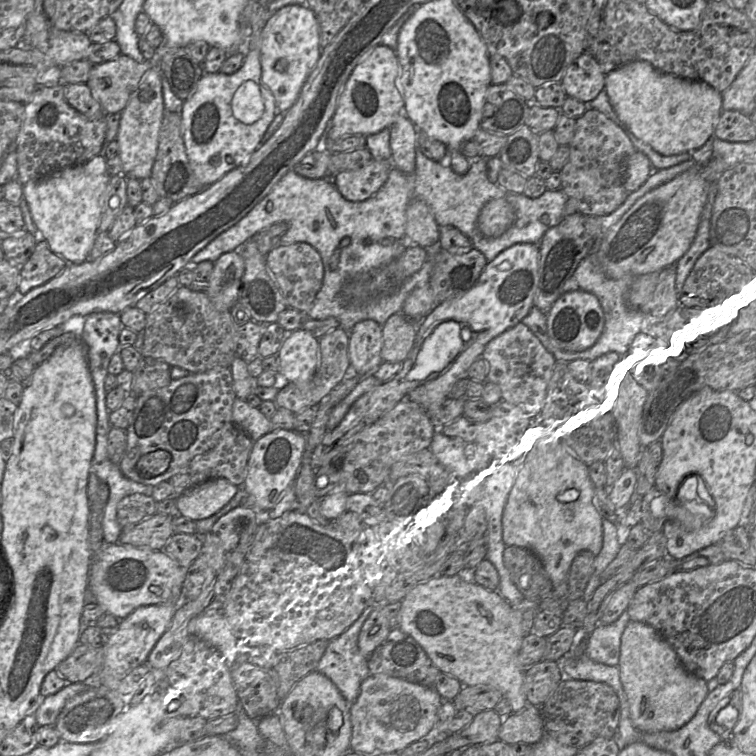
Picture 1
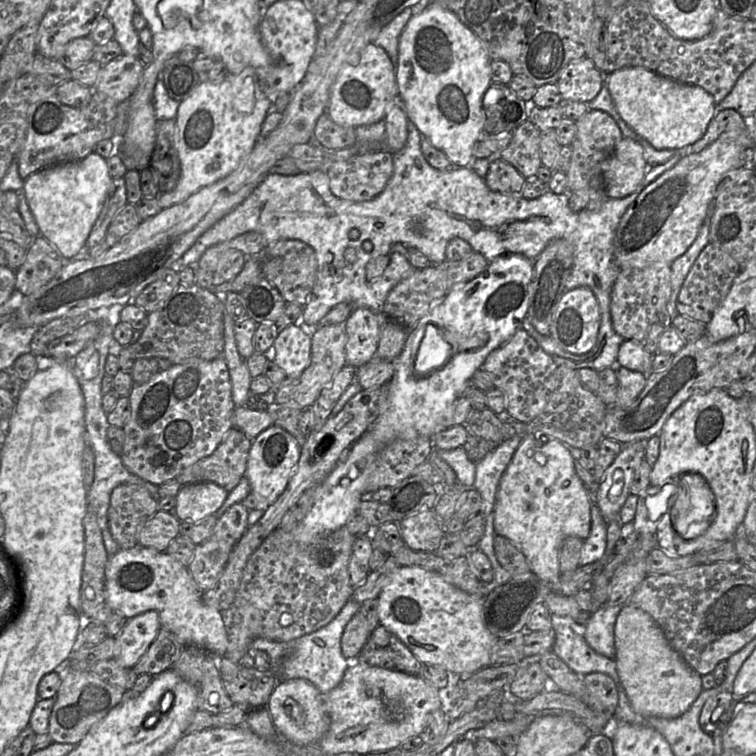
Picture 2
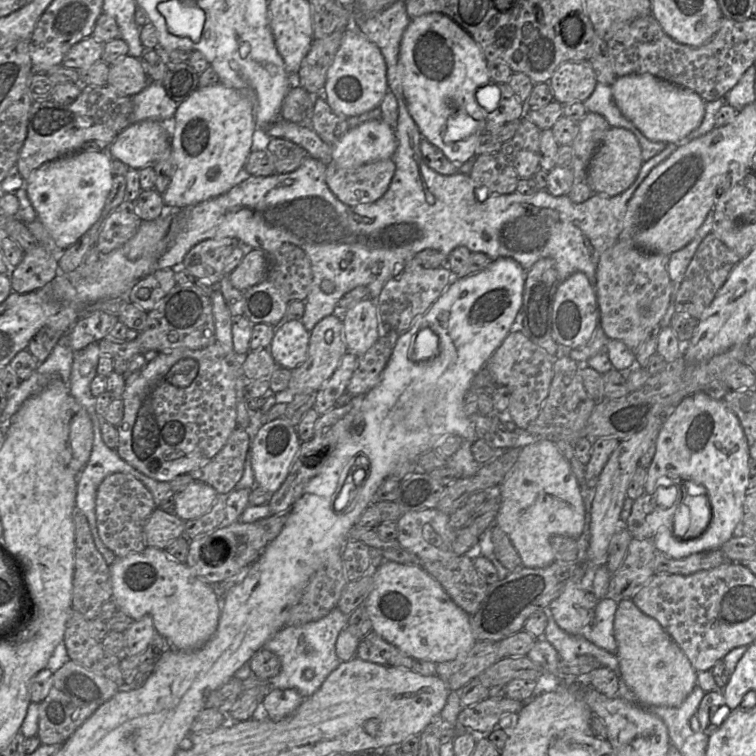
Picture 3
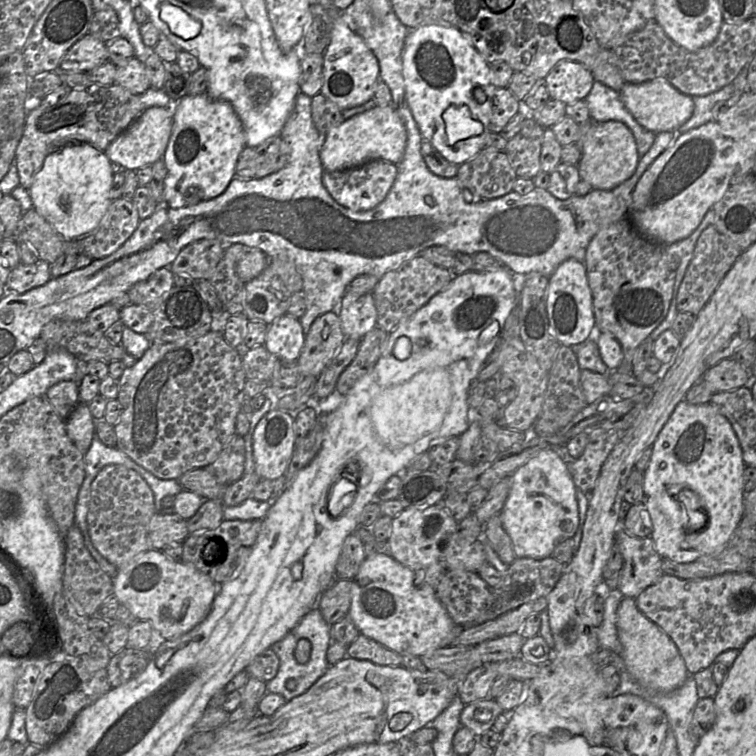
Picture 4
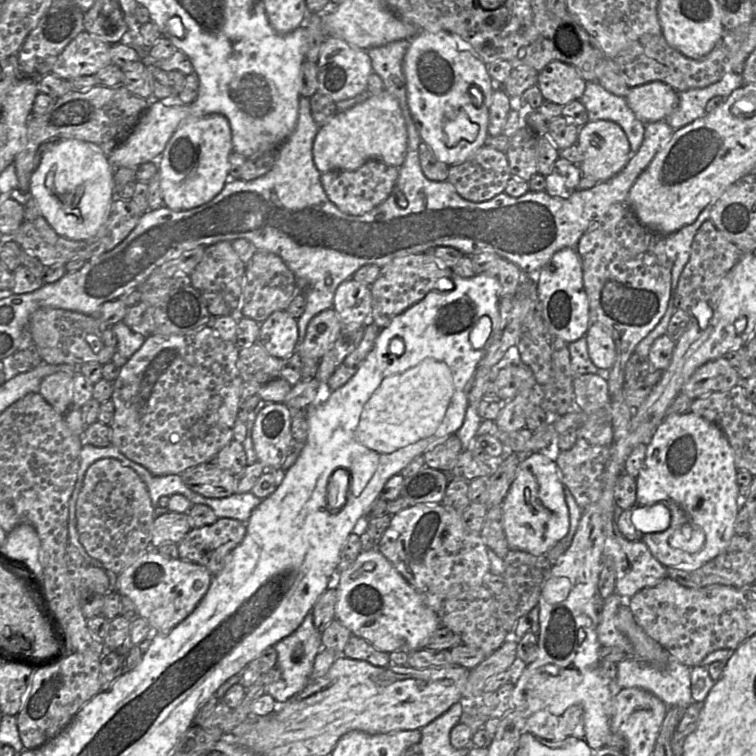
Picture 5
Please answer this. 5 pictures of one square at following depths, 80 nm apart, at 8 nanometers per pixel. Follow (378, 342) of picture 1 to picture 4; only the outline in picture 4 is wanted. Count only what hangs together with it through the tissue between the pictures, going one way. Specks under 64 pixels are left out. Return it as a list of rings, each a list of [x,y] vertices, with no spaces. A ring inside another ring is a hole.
[[[346,291],[341,299],[339,319],[346,338],[361,340],[377,326],[377,310],[372,293]]]

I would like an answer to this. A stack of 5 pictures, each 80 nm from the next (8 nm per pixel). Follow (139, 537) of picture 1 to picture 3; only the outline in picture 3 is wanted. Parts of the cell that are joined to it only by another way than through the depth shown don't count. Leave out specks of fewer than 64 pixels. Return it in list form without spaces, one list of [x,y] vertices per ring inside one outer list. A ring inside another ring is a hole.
[[[156,508],[144,526],[147,547],[165,550],[174,540],[184,536],[185,521],[176,514]]]

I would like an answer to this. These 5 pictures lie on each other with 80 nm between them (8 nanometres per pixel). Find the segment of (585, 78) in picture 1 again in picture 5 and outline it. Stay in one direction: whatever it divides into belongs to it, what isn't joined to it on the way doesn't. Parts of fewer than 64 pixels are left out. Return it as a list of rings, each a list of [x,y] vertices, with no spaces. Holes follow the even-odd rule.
[[[554,60],[538,72],[536,85],[544,100],[564,106],[581,98],[586,81],[575,67]]]

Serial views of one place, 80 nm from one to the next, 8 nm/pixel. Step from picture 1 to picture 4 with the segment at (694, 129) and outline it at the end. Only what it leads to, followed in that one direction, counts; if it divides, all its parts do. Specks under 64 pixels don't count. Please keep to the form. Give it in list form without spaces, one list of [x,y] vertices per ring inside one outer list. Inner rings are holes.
[[[655,78],[642,83],[624,83],[619,91],[625,108],[635,120],[653,133],[678,130],[692,115],[692,97],[679,92],[664,79]]]

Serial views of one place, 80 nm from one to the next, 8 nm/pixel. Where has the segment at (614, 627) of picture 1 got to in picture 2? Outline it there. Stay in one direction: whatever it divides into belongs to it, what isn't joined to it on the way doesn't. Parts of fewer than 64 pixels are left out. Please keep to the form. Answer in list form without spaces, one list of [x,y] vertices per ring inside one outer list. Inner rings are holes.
[[[604,604],[586,622],[585,640],[597,653],[615,659],[614,629],[623,605]]]

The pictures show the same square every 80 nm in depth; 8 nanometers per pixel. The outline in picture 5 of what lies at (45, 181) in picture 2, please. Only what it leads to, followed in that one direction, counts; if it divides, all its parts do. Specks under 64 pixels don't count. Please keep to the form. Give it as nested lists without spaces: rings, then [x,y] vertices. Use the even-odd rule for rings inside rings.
[[[61,139],[41,153],[30,179],[29,193],[52,228],[70,240],[95,236],[107,221],[114,201],[114,180],[108,156],[94,143]]]

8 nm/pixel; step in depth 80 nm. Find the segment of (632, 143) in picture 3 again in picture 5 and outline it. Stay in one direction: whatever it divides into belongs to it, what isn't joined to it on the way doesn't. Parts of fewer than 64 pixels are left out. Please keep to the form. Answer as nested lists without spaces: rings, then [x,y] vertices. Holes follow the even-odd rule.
[[[588,121],[579,128],[577,145],[582,154],[582,176],[597,182],[618,174],[633,156],[623,129],[612,121]]]

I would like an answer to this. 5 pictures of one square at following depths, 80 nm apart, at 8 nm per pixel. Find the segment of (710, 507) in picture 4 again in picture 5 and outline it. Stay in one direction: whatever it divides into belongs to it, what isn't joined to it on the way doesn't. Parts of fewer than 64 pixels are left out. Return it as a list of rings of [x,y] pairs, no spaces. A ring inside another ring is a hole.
[[[690,411],[666,416],[647,445],[646,458],[636,478],[635,505],[646,507],[648,502],[662,498],[669,503],[675,513],[675,517],[669,516],[667,529],[643,533],[641,539],[663,566],[697,569],[726,549],[734,534],[741,507],[742,498],[737,484],[737,472],[733,450],[723,432],[715,424]]]

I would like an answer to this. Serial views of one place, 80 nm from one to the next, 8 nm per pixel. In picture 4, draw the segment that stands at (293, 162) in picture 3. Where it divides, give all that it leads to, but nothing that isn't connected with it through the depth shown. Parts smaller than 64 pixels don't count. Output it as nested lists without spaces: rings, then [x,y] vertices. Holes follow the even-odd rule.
[[[280,136],[271,137],[254,149],[258,164],[254,178],[263,178],[275,173],[288,163],[290,148]]]

